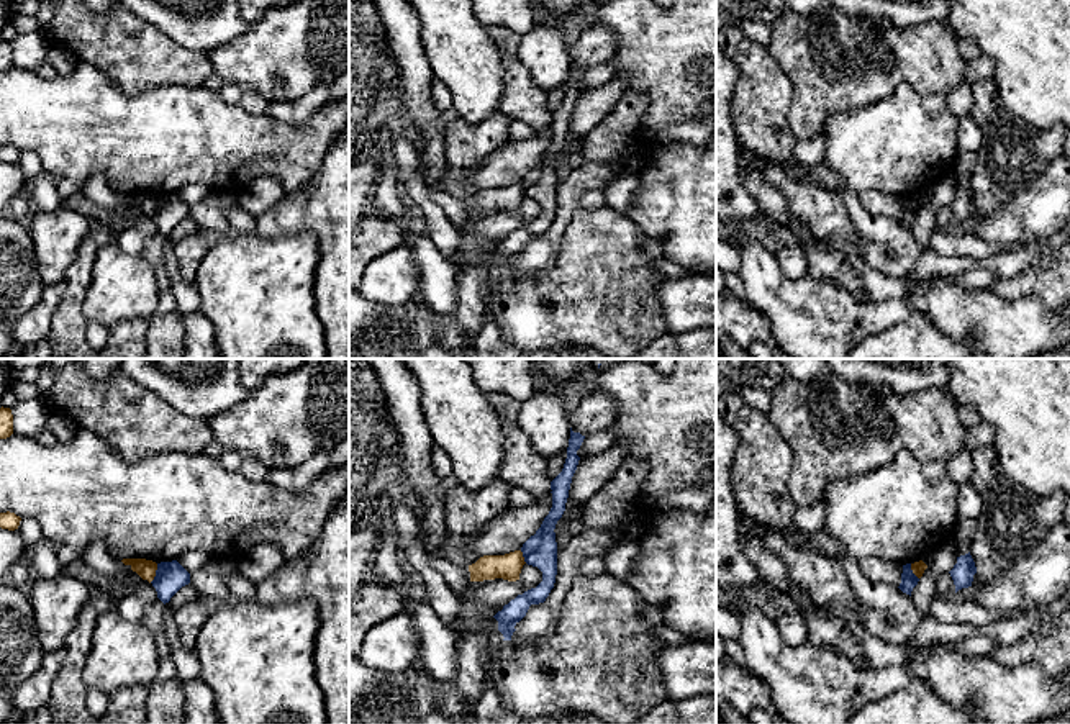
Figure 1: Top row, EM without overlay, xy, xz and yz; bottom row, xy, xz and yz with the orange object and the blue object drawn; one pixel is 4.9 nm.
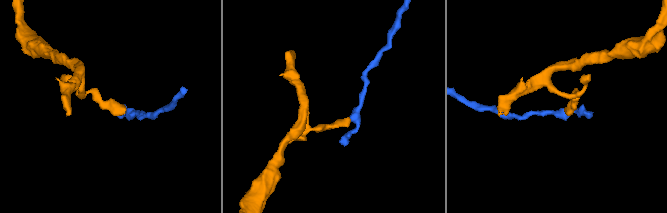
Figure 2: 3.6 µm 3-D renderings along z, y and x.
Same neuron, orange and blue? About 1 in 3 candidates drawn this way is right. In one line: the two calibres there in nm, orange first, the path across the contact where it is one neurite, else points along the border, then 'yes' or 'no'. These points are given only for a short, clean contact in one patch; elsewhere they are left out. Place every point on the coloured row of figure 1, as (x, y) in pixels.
100 nm thick on the orange side, 150 nm on the other; border along xy (158, 564), (156, 575), (149, 582); no

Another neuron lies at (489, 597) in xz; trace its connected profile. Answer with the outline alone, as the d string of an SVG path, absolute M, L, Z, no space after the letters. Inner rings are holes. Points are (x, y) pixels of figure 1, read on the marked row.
M495 578L472 581L462 600L470 616L495 616L505 604L524 591L526 590L519 580L508 581Z

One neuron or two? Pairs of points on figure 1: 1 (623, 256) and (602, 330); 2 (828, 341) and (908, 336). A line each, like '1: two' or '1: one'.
1: one
2: two

